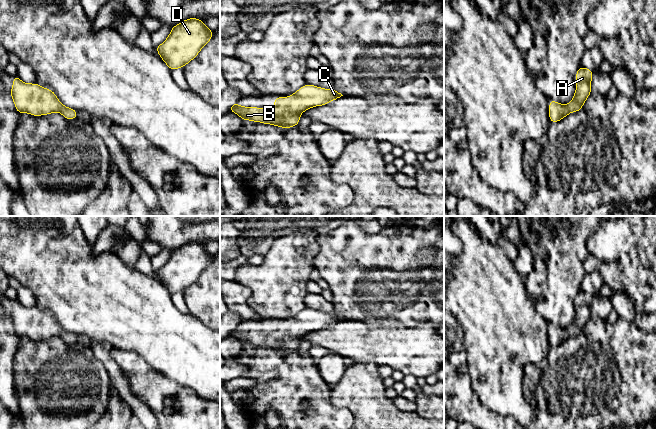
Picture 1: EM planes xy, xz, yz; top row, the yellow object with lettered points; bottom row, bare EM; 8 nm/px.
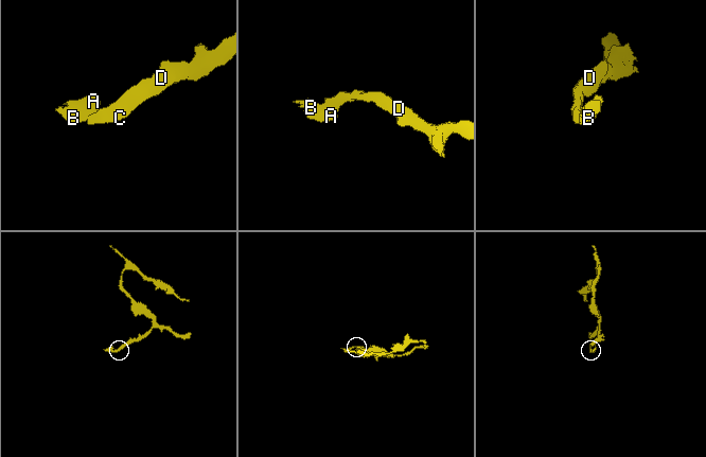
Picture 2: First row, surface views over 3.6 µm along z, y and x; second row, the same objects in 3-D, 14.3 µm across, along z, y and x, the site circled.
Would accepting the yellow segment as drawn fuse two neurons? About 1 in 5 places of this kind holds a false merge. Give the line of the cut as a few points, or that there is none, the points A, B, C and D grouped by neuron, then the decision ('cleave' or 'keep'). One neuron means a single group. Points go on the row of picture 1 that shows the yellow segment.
no cut; A B C D; keep

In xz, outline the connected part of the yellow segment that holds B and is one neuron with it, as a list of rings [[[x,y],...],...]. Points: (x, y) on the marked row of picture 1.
[[[305,84],[290,97],[276,97],[275,109],[257,107],[242,107],[238,103],[230,105],[230,112],[239,115],[243,121],[251,120],[271,124],[282,128],[297,126],[300,114],[312,107],[324,106],[332,100],[343,96],[335,89],[329,90],[314,85]]]

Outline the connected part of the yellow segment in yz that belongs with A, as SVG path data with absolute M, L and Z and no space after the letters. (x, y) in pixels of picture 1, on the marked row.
M580 67L576 72L576 92L571 102L566 106L554 100L549 101L549 119L552 123L557 123L571 112L578 112L590 95L591 79L593 71L584 67Z

